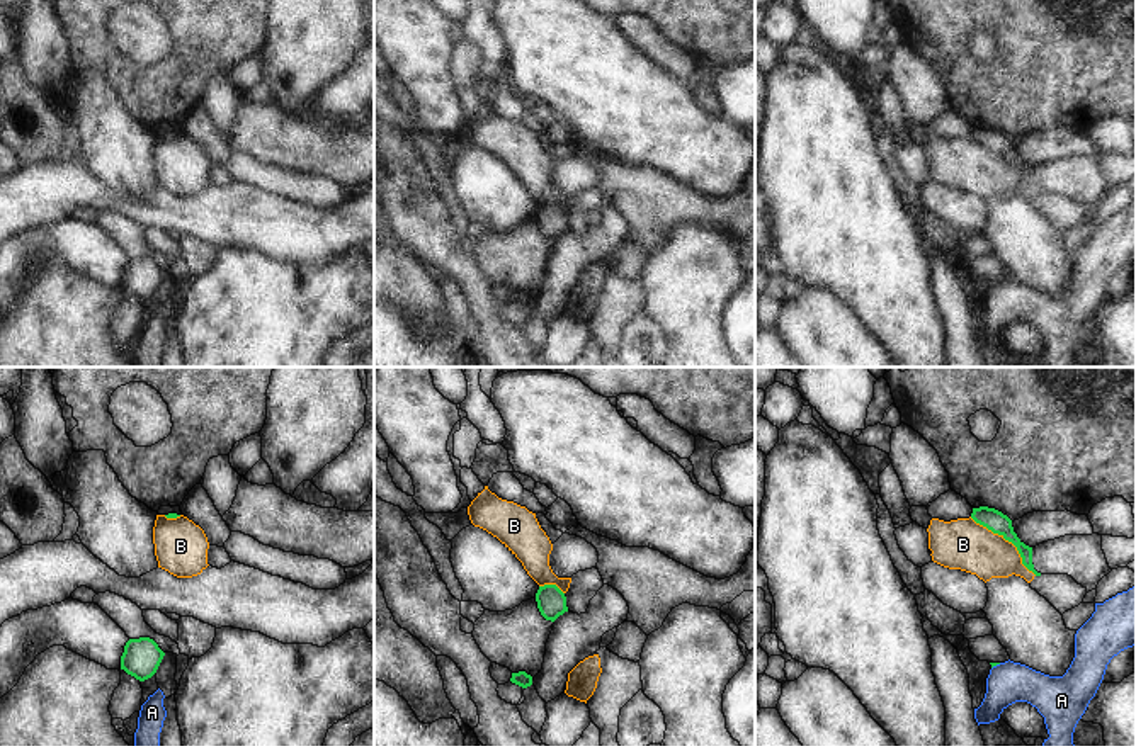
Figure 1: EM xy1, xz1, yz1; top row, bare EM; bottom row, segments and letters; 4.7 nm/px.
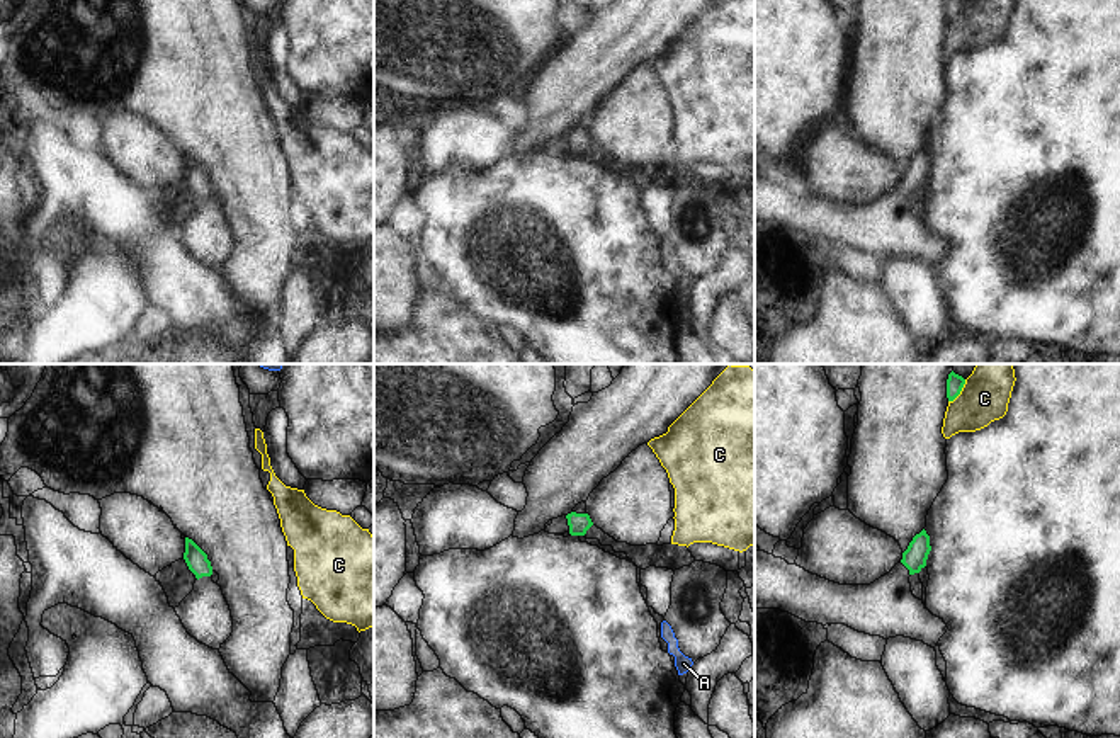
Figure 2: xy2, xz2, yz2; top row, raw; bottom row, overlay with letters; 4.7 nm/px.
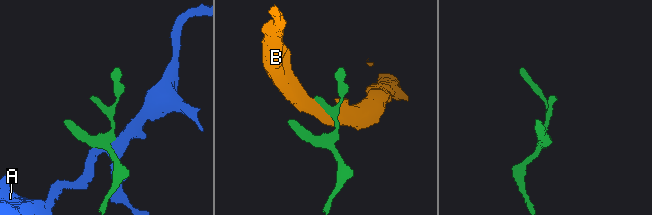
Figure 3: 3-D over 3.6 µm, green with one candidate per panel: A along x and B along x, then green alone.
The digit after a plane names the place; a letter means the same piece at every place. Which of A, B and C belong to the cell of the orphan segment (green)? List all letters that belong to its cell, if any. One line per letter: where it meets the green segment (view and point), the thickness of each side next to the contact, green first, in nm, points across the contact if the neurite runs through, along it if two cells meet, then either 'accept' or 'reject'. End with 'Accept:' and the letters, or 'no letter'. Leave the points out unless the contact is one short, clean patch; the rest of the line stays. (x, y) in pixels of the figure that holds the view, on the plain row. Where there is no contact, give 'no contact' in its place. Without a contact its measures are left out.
A: contact yz1 (995, 284); calibres 20 and 200 nm; border yz1 (1000, 282), (992, 288); reject
B: contact yz1 (1007, 158); calibres 100 and 240 nm; border yz1 (970, 136), (1007, 158), (1016, 167), (1021, 180), (1036, 194); reject
C: contact yz2 (959, 12); calibres 70 and 200 nm; border yz2 (966, 0), (962, 9), (949, 21); reject
Accept: no letter

